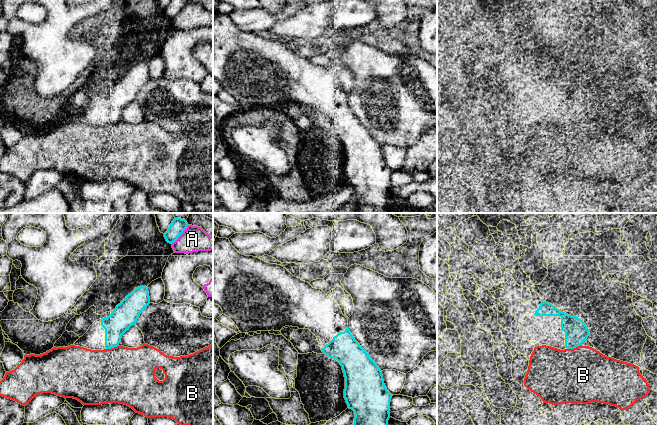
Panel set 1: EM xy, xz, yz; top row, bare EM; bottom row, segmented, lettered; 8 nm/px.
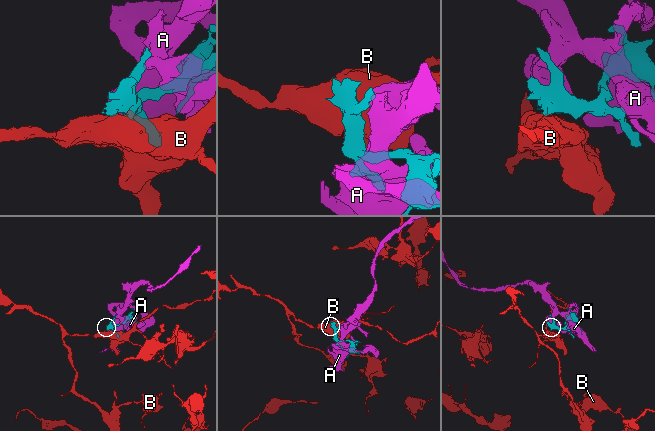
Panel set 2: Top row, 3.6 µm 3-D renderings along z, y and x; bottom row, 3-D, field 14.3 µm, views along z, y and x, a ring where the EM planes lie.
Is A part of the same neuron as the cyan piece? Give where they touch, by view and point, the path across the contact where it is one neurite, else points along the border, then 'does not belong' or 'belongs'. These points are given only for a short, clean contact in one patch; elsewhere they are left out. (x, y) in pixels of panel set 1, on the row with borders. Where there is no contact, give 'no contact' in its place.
contact xy (180, 234); does not belong

